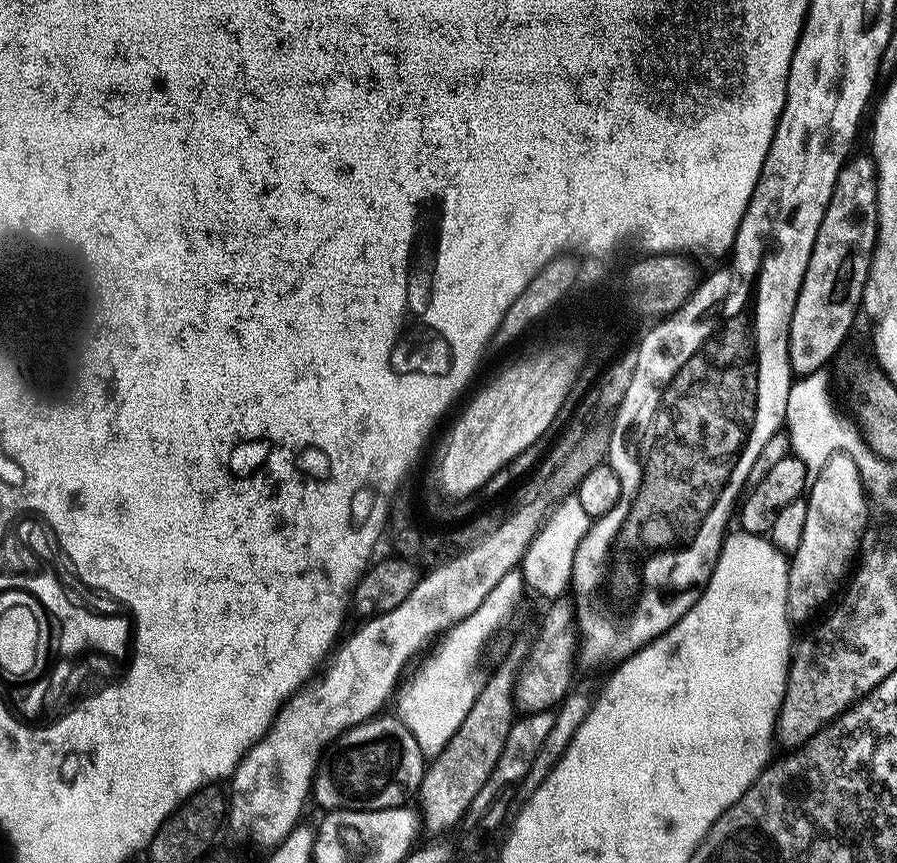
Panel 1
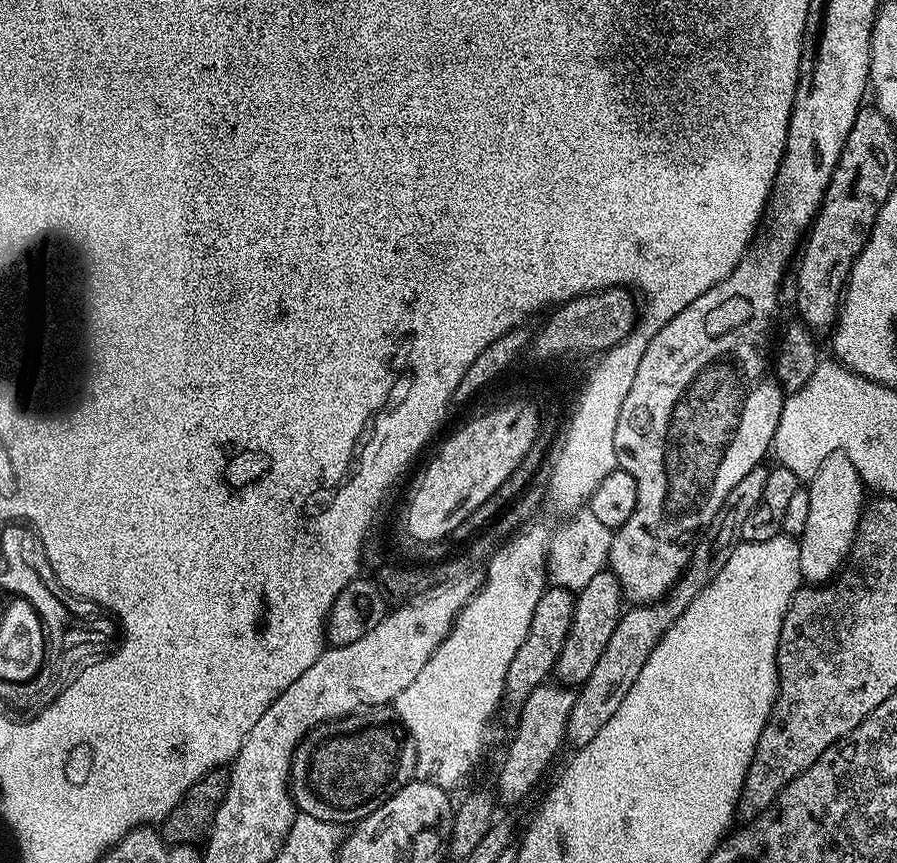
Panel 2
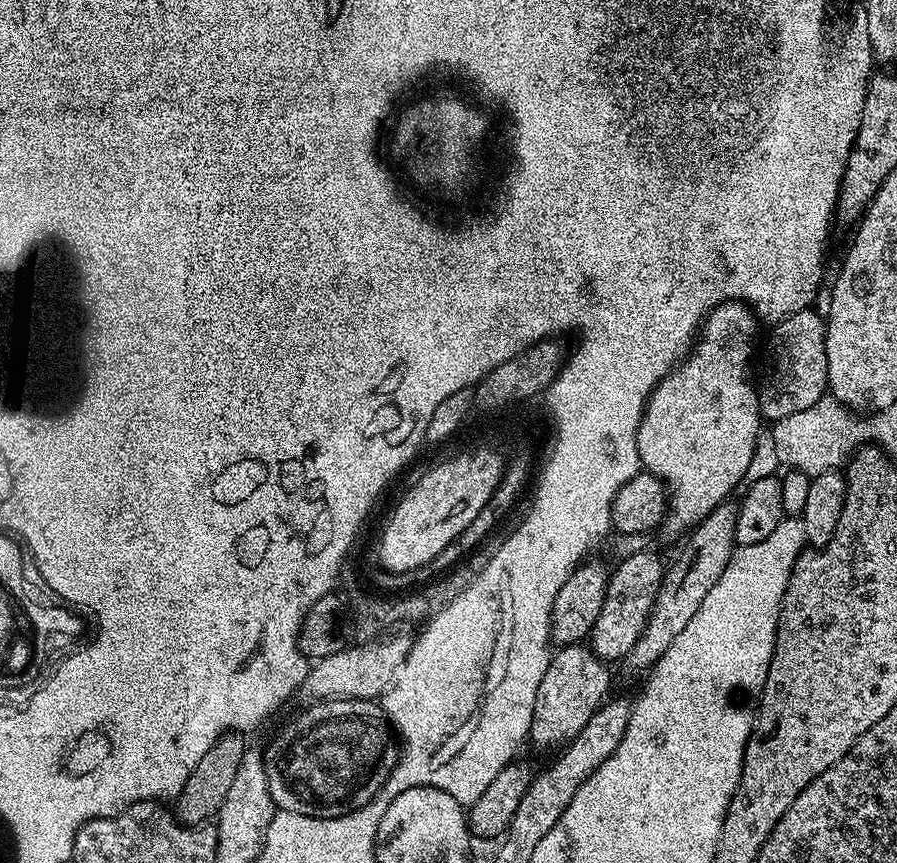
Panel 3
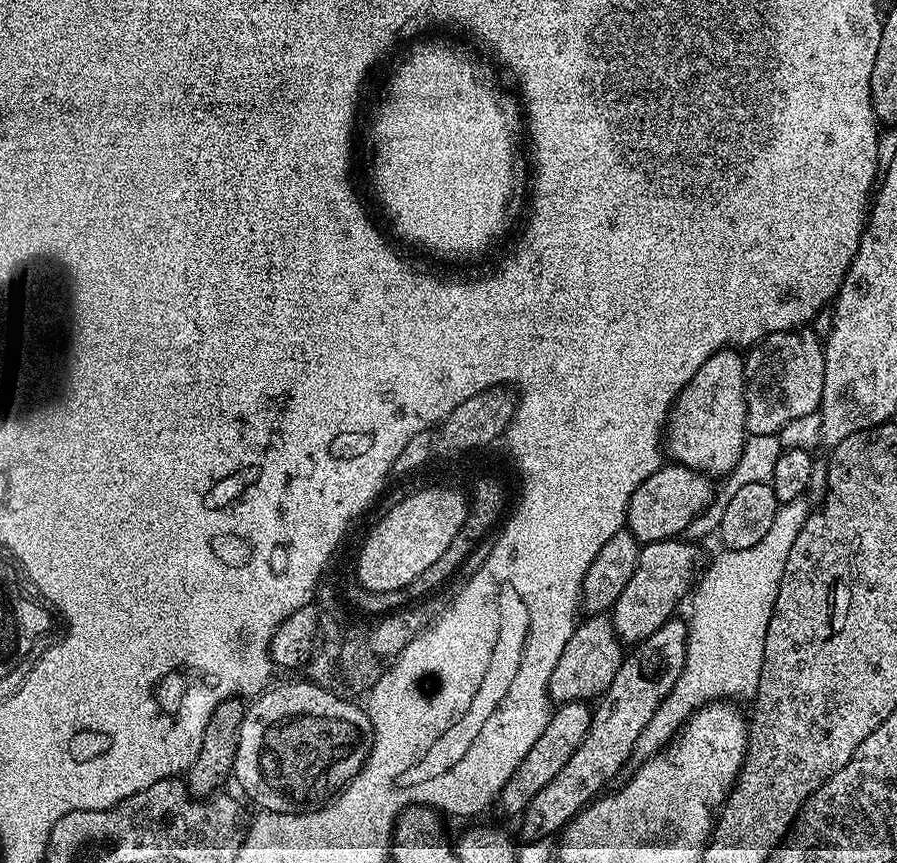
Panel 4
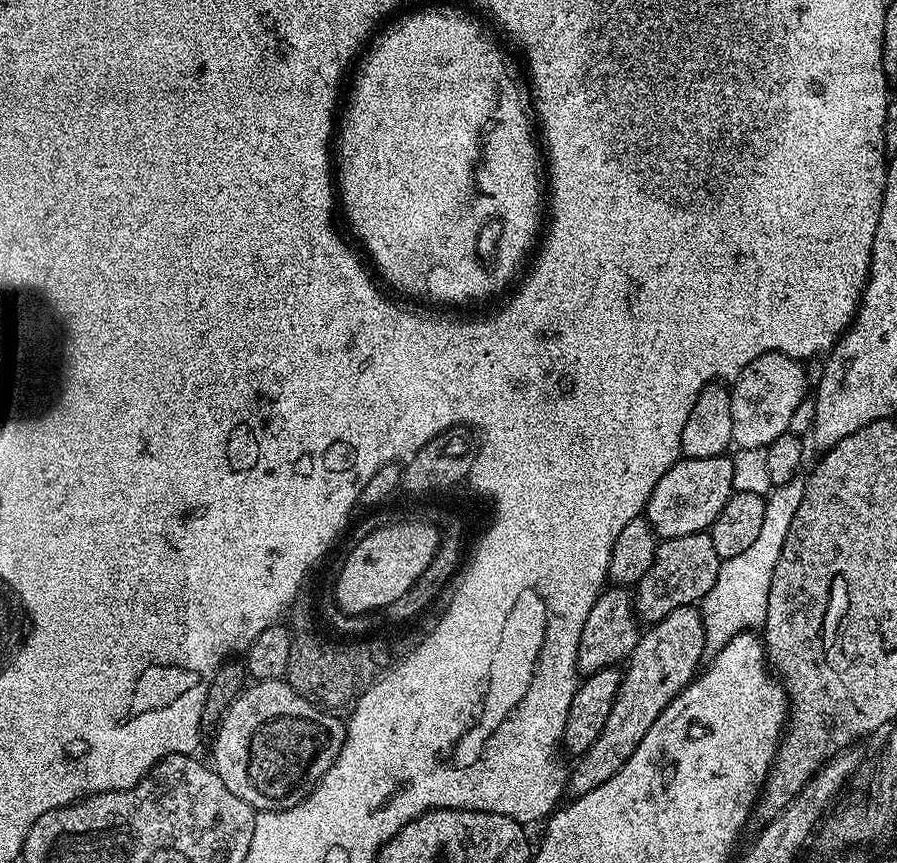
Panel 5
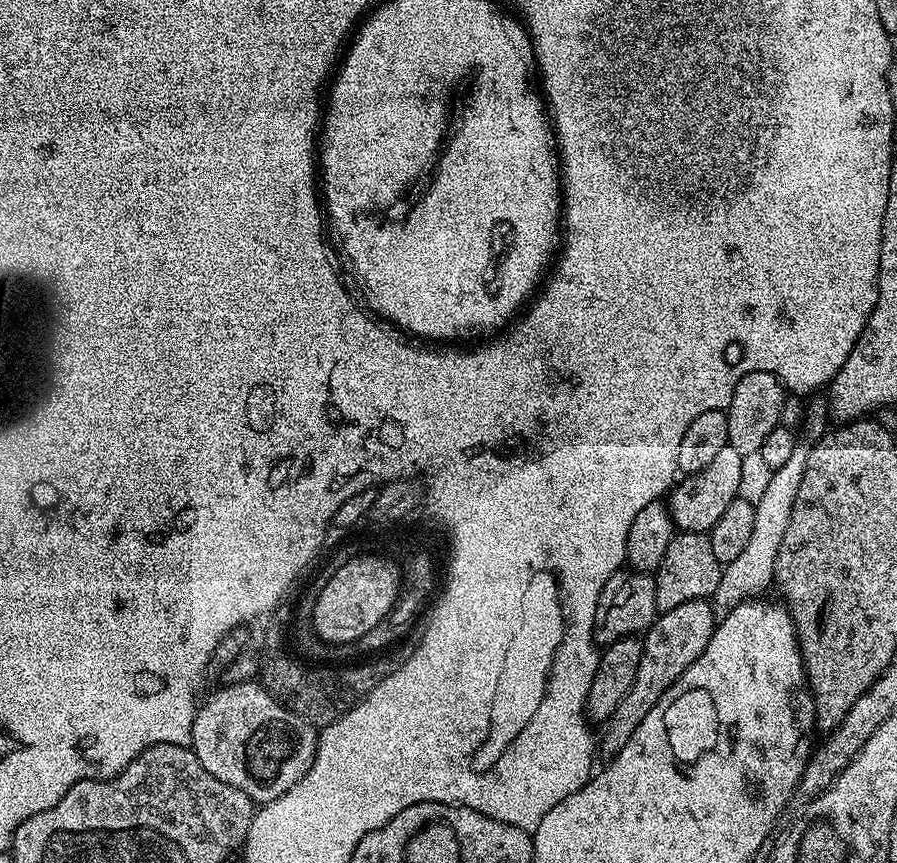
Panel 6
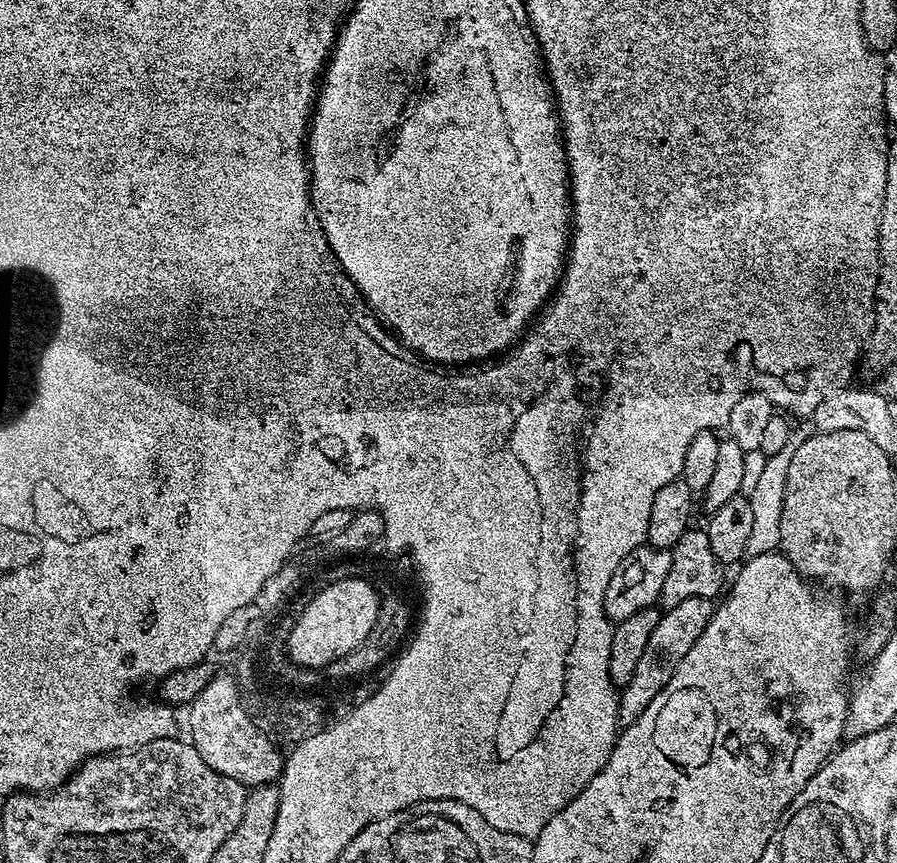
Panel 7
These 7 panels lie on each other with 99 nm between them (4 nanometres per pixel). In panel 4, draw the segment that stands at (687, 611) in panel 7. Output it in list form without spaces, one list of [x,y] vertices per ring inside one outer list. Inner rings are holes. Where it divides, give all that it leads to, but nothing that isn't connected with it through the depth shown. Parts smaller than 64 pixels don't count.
[[[673,618],[625,655],[618,674],[614,674],[614,682],[610,682],[604,695],[599,697],[597,704],[600,705],[592,708],[592,721],[586,730],[586,738],[582,738],[582,746],[574,750],[570,762],[566,762],[566,766],[562,766],[562,770],[558,770],[558,774],[554,774],[554,778],[550,778],[550,782],[546,782],[546,786],[542,786],[542,790],[538,790],[538,794],[534,794],[532,801],[524,807],[525,841],[559,833],[580,809],[613,783],[611,780],[623,770],[624,763],[633,759],[642,730],[646,730],[650,718],[670,690],[674,690],[674,682],[678,682],[686,658],[687,641],[687,623]]]

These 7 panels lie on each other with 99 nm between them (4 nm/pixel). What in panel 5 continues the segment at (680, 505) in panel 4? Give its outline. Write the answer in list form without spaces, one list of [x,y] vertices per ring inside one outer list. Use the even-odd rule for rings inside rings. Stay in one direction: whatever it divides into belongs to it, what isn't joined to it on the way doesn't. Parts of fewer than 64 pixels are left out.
[[[721,454],[719,456],[694,456],[681,458],[658,478],[654,490],[648,496],[648,503],[644,505],[643,515],[650,522],[660,540],[670,538],[682,538],[686,534],[695,532],[708,532],[712,523],[722,514],[722,506],[731,498],[736,480],[736,468],[732,465],[731,455]]]

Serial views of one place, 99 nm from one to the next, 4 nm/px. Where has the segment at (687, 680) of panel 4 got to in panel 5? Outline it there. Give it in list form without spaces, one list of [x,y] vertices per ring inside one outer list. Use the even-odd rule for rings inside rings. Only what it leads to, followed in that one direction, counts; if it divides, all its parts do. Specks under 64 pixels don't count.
[[[793,482],[790,484],[777,484],[771,489],[772,493],[767,493],[764,505],[766,506],[766,518],[762,518],[762,530],[758,533],[758,538],[754,538],[754,542],[746,550],[742,550],[742,554],[734,554],[734,558],[720,561],[720,569],[718,570],[718,578],[716,584],[710,586],[710,590],[705,594],[704,599],[700,601],[698,607],[704,616],[704,647],[709,653],[715,654],[722,650],[722,646],[726,646],[726,642],[730,642],[730,638],[734,638],[740,632],[749,630],[760,630],[764,627],[764,619],[766,618],[766,610],[768,609],[768,595],[770,594],[770,578],[774,578],[774,566],[778,562],[778,554],[782,554],[782,542],[786,542],[786,530],[790,530],[790,522],[794,522],[794,514],[798,511],[798,506],[802,502],[802,494],[804,493],[803,483]]]

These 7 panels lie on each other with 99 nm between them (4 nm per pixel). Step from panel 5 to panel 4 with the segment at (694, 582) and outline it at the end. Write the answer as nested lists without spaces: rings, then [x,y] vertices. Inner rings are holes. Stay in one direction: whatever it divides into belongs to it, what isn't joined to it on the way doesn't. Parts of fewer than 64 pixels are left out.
[[[684,538],[659,540],[643,545],[634,576],[630,578],[630,582],[626,582],[626,590],[622,590],[618,602],[610,609],[612,625],[621,641],[625,645],[635,646],[650,638],[650,634],[654,634],[654,630],[661,628],[667,620],[673,619],[675,612],[672,611],[679,606],[688,587],[690,592],[697,576],[696,548],[687,544]]]

